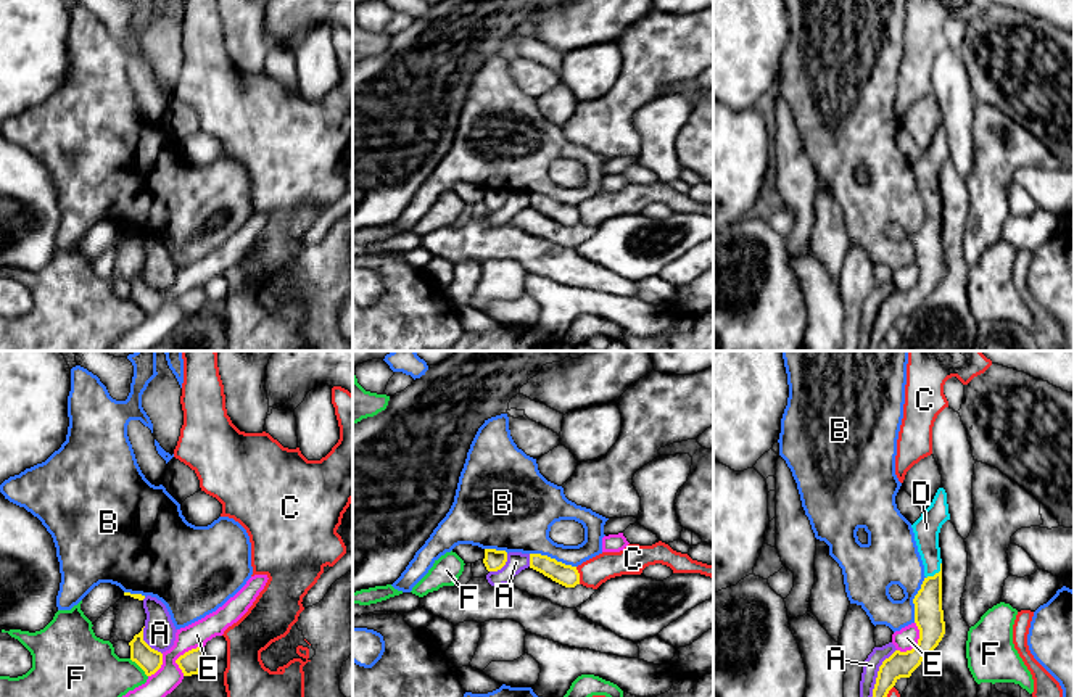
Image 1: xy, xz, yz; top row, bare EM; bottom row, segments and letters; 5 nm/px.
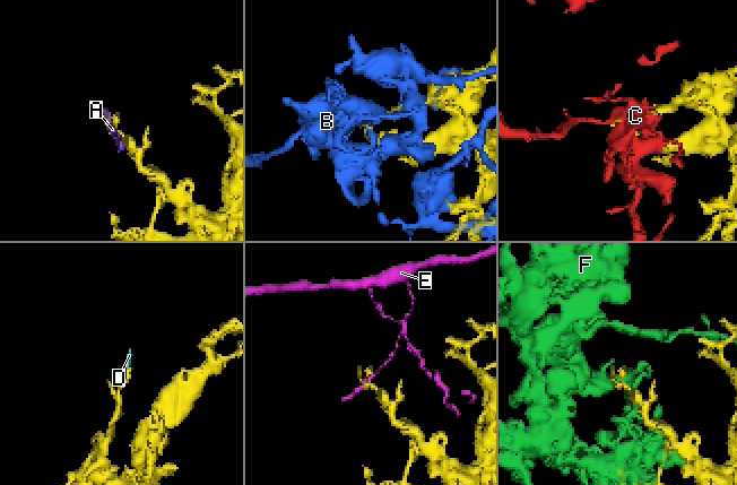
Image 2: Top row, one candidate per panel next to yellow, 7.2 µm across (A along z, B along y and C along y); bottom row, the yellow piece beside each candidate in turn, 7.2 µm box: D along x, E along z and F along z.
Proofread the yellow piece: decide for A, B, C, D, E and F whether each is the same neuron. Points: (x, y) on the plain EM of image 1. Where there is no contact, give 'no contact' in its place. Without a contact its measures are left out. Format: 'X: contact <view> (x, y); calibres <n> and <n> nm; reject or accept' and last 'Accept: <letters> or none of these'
A: contact yz (878, 313); calibres 130 and 80 nm; reject
B: contact xz (553, 198); calibres 110 and 300 nm; reject
C: contact xz (578, 214); calibres 110 and 140 nm; reject
D: contact yz (936, 213); calibres 140 and 140 nm; accept
E: contact xy (184, 293); calibres 110 and 120 nm; reject
F: contact xy (139, 305); calibres 120 and 360 nm; reject
Accept: D

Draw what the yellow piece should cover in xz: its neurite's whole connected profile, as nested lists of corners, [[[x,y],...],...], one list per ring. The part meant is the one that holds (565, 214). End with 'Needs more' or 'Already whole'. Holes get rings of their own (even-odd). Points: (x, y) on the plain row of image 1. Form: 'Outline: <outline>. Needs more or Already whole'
Outline: [[[530,193],[530,208],[543,212],[565,227],[575,227],[580,224],[580,212],[576,206],[565,204],[547,195]]]. Already whole

